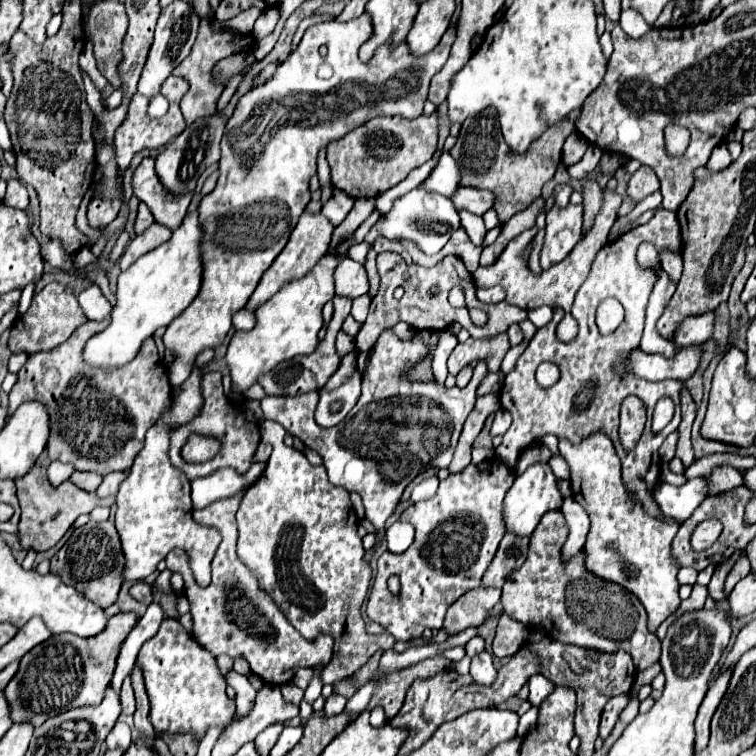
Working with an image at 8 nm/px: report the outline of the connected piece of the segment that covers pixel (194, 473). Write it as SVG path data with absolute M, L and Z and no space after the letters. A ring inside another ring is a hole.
M220 371L204 373L202 379L200 379L200 391L202 391L202 399L204 399L200 413L194 419L190 419L188 423L178 425L178 427L174 427L174 431L170 431L170 461L172 461L172 465L178 467L182 473L186 473L189 480L208 476L211 472L226 467L233 468L238 473L246 471L250 467L252 455L254 455L254 451L260 443L260 427L246 421L240 405L232 405L228 401L228 397L224 395L224 389L222 389L222 373ZM190 433L206 433L206 435L218 437L222 441L220 453L212 461L206 461L206 463L186 463L186 461L182 461L180 449L182 449L182 445L188 439Z

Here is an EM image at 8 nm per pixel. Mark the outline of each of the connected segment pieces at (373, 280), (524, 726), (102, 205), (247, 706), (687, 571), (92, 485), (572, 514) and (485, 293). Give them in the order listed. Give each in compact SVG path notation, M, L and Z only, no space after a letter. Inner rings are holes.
M371 248L368 252L365 263L365 269L370 283L370 289L368 294L370 295L371 299L372 297L374 297L374 295L376 295L376 293L378 293L378 289L380 286L380 277L376 266L376 257L377 253L373 248Z
M532 706L526 713L519 719L519 725L516 735L526 735L527 730L533 726L538 718L539 707Z
M94 197L88 205L88 221L90 221L90 227L92 229L100 229L108 223L112 223L118 215L118 209L120 209L120 203L118 199L112 199L112 201L106 201L106 199L98 199Z
M234 669L228 671L226 681L228 681L228 685L232 685L234 691L236 691L236 705L238 705L236 717L238 717L238 721L240 721L242 717L246 717L246 715L252 711L254 699L256 699L256 691L254 691L252 685L248 683L248 677L236 673Z
M682 567L678 571L677 579L680 585L694 585L697 580L698 572L692 567Z
M74 471L72 477L70 477L70 481L74 485L82 487L84 491L96 491L98 485L102 483L102 477L100 475L94 475L94 473L78 473L78 471Z
M573 497L564 498L561 511L566 520L566 525L568 525L568 537L566 537L566 543L562 547L562 559L568 561L582 551L590 521L588 521L588 515L584 513L584 507Z
M478 287L478 299L482 303L498 303L498 301L504 301L506 293L502 293L500 287L490 287L490 289L480 289Z

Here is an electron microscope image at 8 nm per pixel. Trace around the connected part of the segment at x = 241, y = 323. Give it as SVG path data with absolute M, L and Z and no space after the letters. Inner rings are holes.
M240 309L232 317L232 325L234 325L234 329L248 329L248 327L252 327L254 325L254 313L250 313L246 309Z

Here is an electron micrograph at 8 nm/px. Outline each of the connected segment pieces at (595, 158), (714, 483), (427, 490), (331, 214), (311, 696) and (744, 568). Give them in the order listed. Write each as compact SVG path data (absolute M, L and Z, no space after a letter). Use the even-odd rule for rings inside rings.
M590 145L588 151L584 153L584 157L578 163L574 163L574 165L568 167L568 175L572 179L582 179L582 177L590 175L596 169L600 157L602 157L602 151L598 147L594 147L594 145Z
M730 465L716 467L712 475L708 475L708 479L710 479L710 495L716 495L718 491L730 491L734 487L744 485L744 475Z
M434 475L434 477L424 479L422 483L418 483L418 485L412 489L410 499L416 503L416 501L424 501L424 499L434 497L434 495L436 495L436 491L438 491L438 483L440 483L440 479L438 479L436 475Z
M334 191L330 201L326 201L326 205L322 205L322 215L336 227L344 221L344 217L352 209L352 205L354 205L354 199L348 193Z
M322 667L314 668L315 675L304 692L304 699L310 704L312 704L319 696L321 696L321 691L323 687L323 683L320 679L321 670Z
M742 555L738 561L736 561L736 565L732 567L732 571L728 573L728 579L726 579L726 585L724 585L724 591L726 591L726 595L734 589L734 585L742 579L742 577L746 577L750 573L750 563L748 563L748 559L746 559L746 555Z

